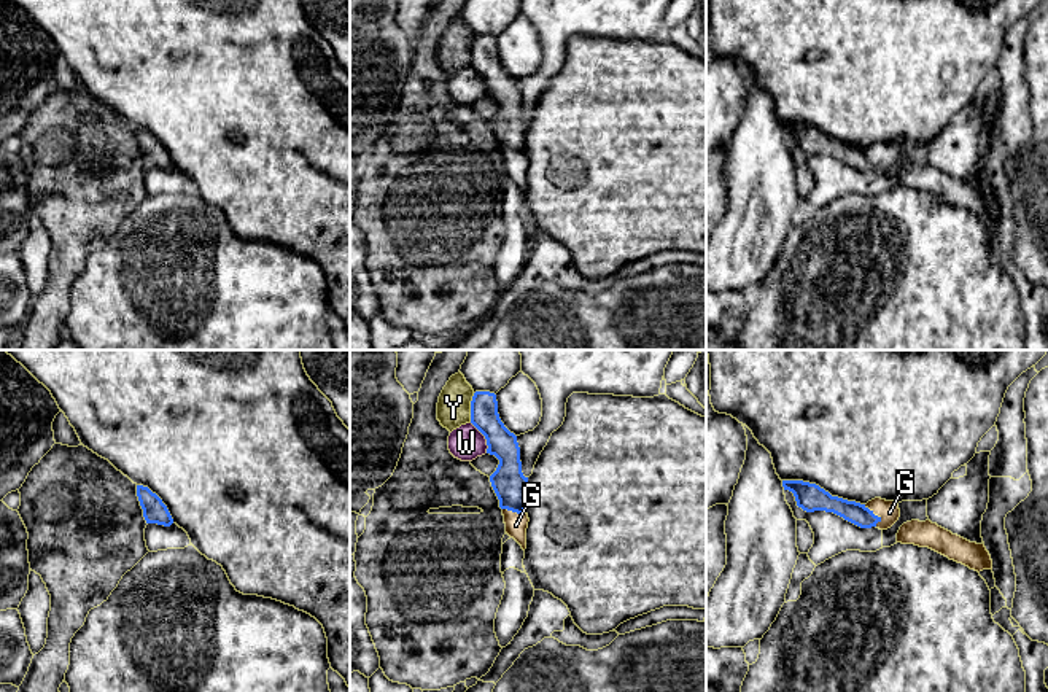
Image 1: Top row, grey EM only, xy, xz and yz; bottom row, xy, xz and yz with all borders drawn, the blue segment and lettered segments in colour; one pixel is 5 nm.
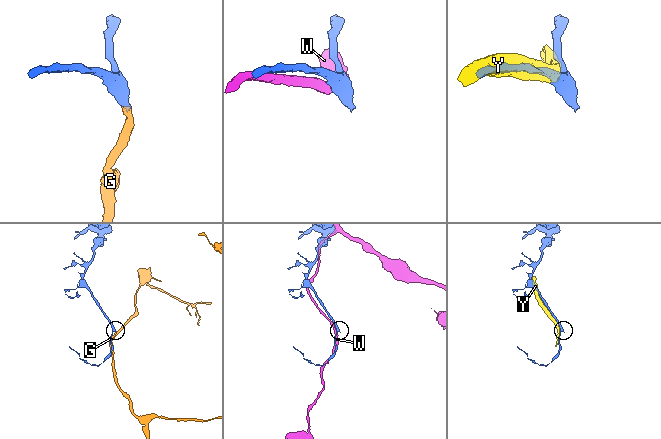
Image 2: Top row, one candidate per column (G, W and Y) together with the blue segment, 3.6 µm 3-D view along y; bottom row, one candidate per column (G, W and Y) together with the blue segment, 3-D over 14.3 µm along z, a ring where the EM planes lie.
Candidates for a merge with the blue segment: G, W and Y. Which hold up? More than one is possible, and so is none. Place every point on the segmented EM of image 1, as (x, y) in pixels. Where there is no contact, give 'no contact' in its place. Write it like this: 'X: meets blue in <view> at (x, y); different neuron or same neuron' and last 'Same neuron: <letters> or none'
G: meets blue in yz at (873, 514); same neuron
W: meets blue in xz at (485, 438); different neuron
Y: meets blue in xz at (471, 408); different neuron
Same neuron: G

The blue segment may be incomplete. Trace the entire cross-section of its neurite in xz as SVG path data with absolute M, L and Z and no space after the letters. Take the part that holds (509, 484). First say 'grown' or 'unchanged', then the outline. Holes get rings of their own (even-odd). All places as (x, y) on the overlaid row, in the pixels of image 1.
grown; M474 393L471 401L471 423L485 436L487 453L499 460L496 471L490 476L490 482L503 509L506 533L525 550L530 522L525 511L528 477L522 472L517 436L499 418L495 393Z

